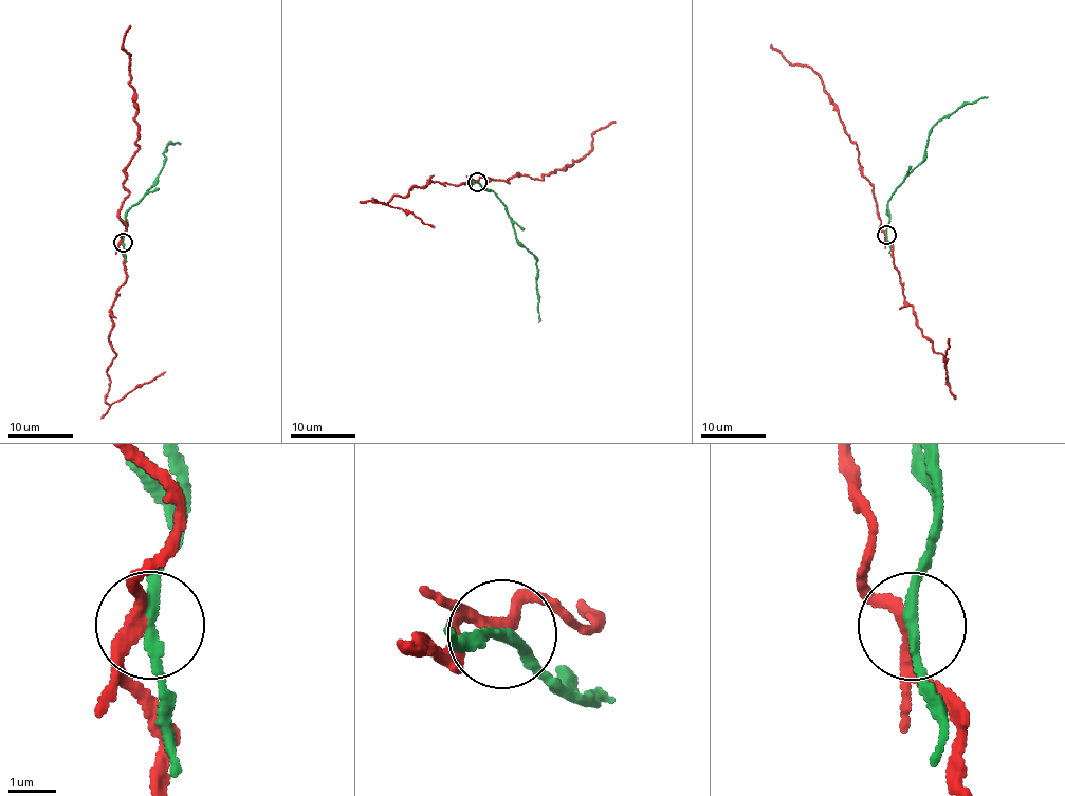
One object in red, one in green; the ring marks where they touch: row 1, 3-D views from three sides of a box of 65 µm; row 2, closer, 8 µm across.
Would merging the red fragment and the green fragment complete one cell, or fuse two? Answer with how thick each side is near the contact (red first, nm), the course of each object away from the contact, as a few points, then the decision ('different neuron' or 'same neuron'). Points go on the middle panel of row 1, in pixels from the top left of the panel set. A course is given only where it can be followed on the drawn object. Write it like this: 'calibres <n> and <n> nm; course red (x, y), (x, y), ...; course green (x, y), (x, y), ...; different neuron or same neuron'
calibres 240 and 200 nm; course red (477, 182), (506, 182), (516, 174), (540, 180), (566, 170), (591, 149), (593, 133), (616, 121); course green (477, 182), (493, 191), (507, 213), (516, 241), (536, 258), (538, 322); different neuron

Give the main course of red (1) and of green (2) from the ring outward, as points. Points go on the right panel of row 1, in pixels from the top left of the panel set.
1: (885, 234), (874, 190), (862, 173), (857, 144), (845, 131), (822, 78), (806, 66), (790, 62), (769, 45)
2: (885, 234), (888, 220), (887, 203), (923, 161), (930, 129), (958, 108), (988, 97)

